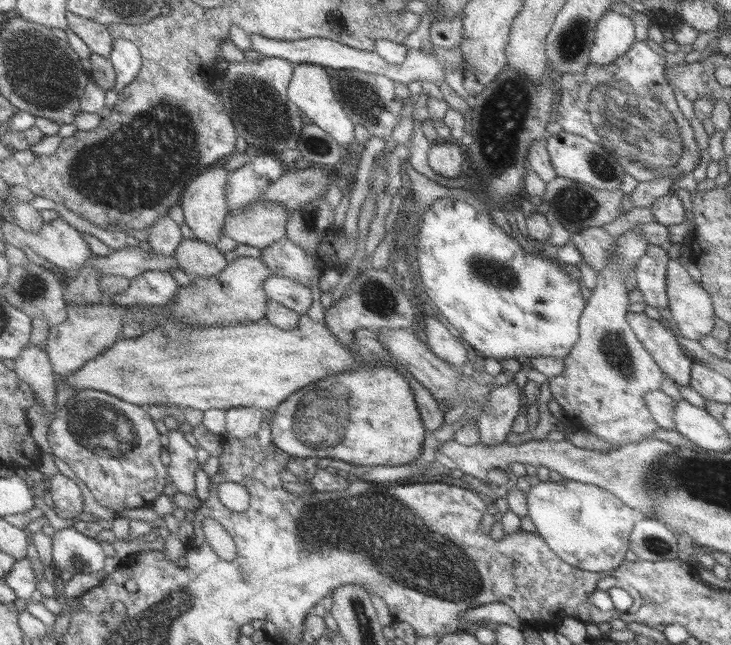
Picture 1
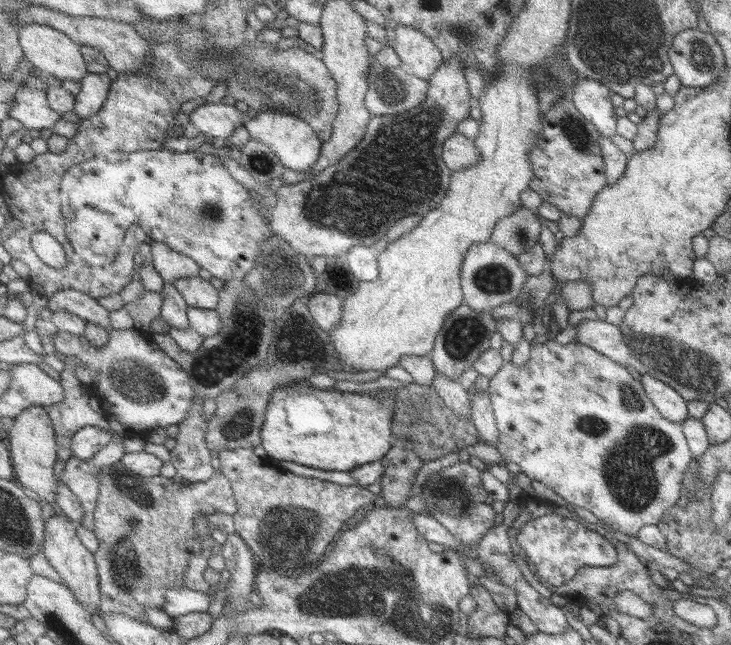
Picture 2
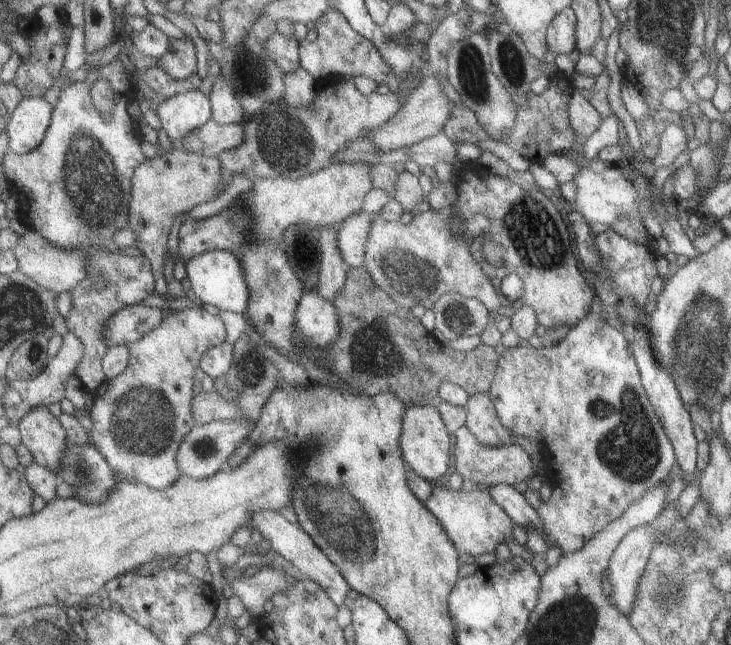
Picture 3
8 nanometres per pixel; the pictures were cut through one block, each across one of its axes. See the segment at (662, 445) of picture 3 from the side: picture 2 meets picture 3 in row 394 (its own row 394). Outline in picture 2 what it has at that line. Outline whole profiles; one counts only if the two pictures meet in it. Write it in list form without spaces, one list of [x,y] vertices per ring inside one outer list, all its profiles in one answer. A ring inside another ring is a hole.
[[[547,340],[545,343],[535,341],[535,345],[531,345],[529,359],[524,364],[514,364],[512,361],[504,362],[502,368],[489,378],[488,384],[487,391],[491,398],[498,429],[496,448],[506,463],[518,464],[518,468],[529,479],[544,484],[547,489],[558,494],[568,504],[588,510],[612,530],[621,532],[628,537],[636,537],[642,527],[656,525],[668,509],[674,510],[683,492],[683,476],[694,456],[687,445],[681,423],[670,422],[658,412],[654,403],[647,397],[641,381],[636,380],[625,366],[610,360],[593,348],[577,342],[562,345],[556,340]]]

